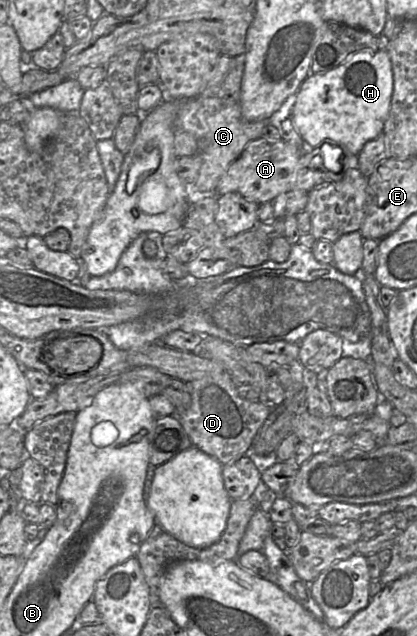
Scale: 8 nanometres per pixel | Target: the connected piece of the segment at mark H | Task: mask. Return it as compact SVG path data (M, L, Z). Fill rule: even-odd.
M386 50L359 51L326 73L311 73L296 93L291 119L307 148L323 143L340 146L344 154L359 155L364 145L383 134L389 116L394 88L392 63Z

